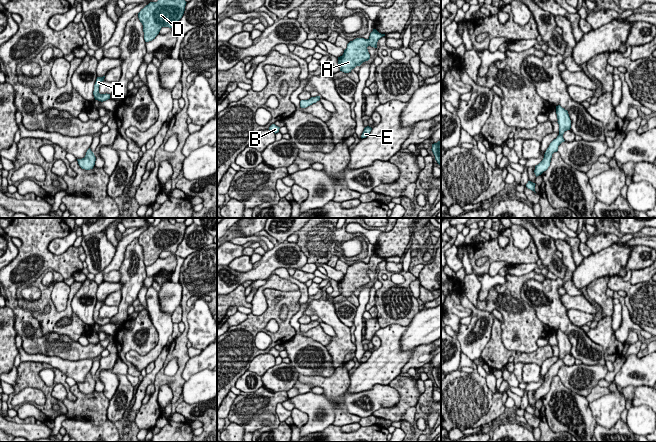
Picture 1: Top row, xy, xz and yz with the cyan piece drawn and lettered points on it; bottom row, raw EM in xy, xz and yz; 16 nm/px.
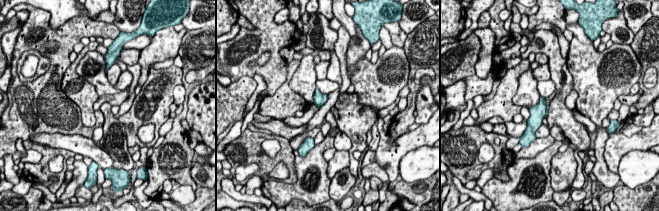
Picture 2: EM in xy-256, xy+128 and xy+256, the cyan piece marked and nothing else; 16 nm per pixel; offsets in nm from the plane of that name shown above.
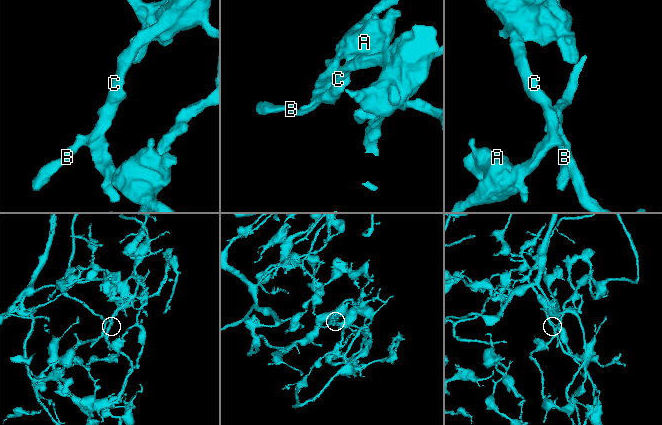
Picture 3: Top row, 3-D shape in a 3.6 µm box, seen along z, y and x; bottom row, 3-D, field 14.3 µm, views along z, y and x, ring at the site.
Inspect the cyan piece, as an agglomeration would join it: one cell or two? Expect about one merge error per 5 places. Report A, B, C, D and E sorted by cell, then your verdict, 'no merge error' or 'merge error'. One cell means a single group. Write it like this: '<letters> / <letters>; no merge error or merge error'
A B C D E; no merge error

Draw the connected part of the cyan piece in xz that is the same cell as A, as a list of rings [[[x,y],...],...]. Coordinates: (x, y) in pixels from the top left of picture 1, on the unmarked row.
[[[373,253],[368,263],[356,262],[350,265],[343,279],[338,281],[340,295],[349,297],[356,290],[360,290],[363,286],[368,285],[370,278],[367,271],[377,272],[377,266],[383,260],[385,258],[381,258],[376,253]]]

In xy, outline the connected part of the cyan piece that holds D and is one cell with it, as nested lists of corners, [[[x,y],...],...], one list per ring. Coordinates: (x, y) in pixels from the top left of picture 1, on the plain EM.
[[[162,218],[157,226],[150,226],[141,233],[138,242],[143,249],[145,266],[155,263],[162,251],[175,253],[184,238],[186,227],[184,223],[171,224]]]

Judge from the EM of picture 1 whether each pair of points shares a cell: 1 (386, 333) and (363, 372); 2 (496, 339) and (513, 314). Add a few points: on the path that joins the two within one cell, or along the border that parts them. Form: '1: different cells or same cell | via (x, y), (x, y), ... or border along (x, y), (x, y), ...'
1: same cell | via (386, 343), (386, 350), (373, 363)
2: different cells | border along (501, 324), (501, 341), (508, 349), (514, 351)

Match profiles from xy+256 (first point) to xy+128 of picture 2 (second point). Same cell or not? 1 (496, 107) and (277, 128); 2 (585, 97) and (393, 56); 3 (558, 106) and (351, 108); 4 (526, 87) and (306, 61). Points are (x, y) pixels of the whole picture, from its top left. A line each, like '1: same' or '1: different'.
1: different
2: same
3: same
4: same

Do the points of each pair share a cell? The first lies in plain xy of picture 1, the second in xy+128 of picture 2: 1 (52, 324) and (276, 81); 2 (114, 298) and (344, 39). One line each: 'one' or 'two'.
1: two
2: two

